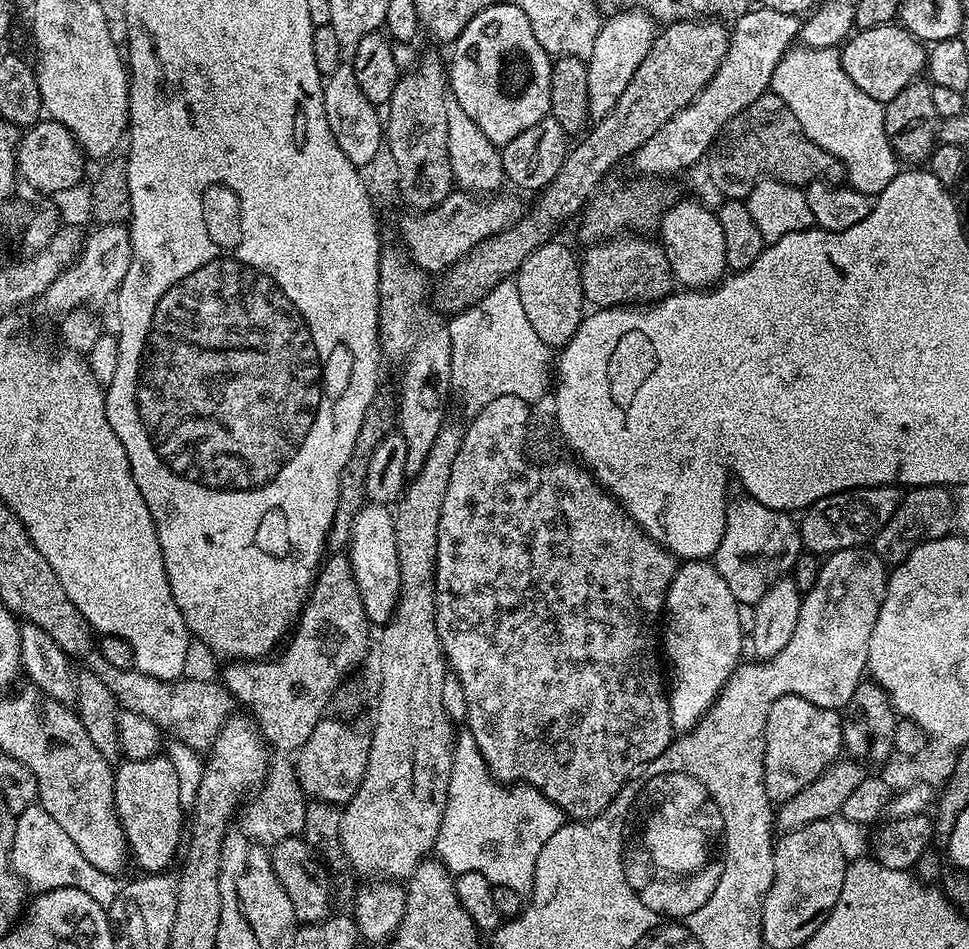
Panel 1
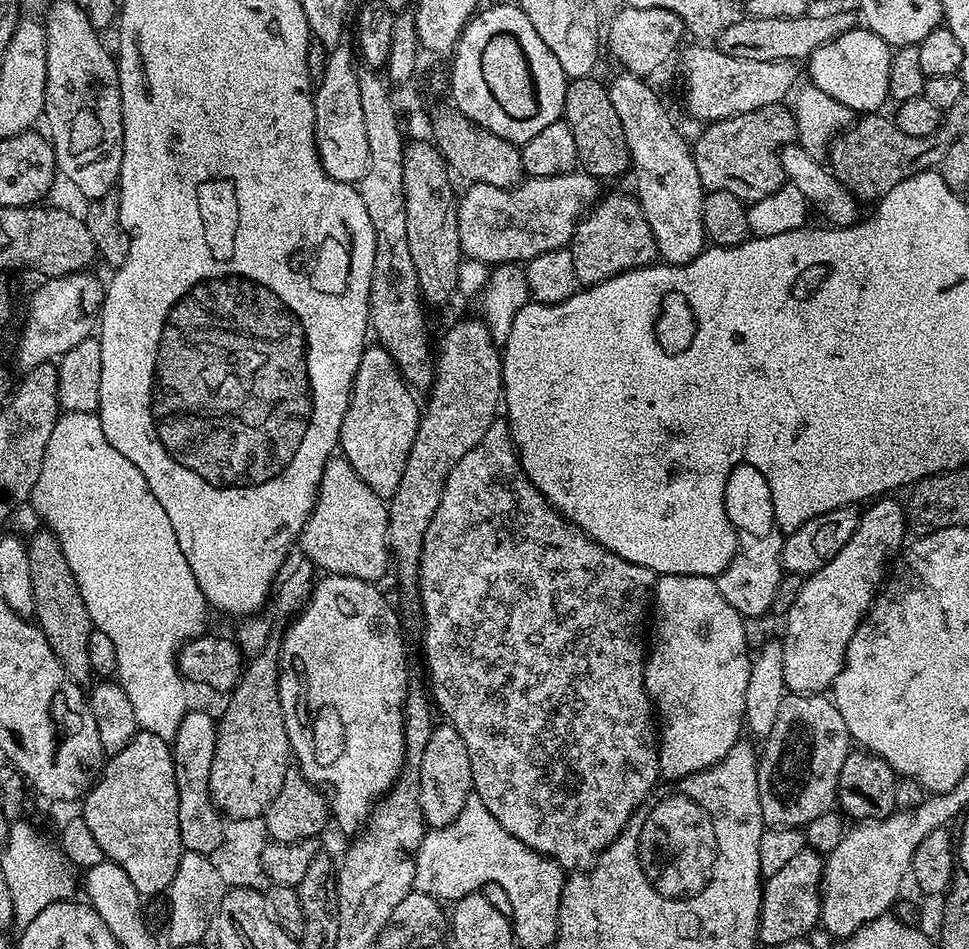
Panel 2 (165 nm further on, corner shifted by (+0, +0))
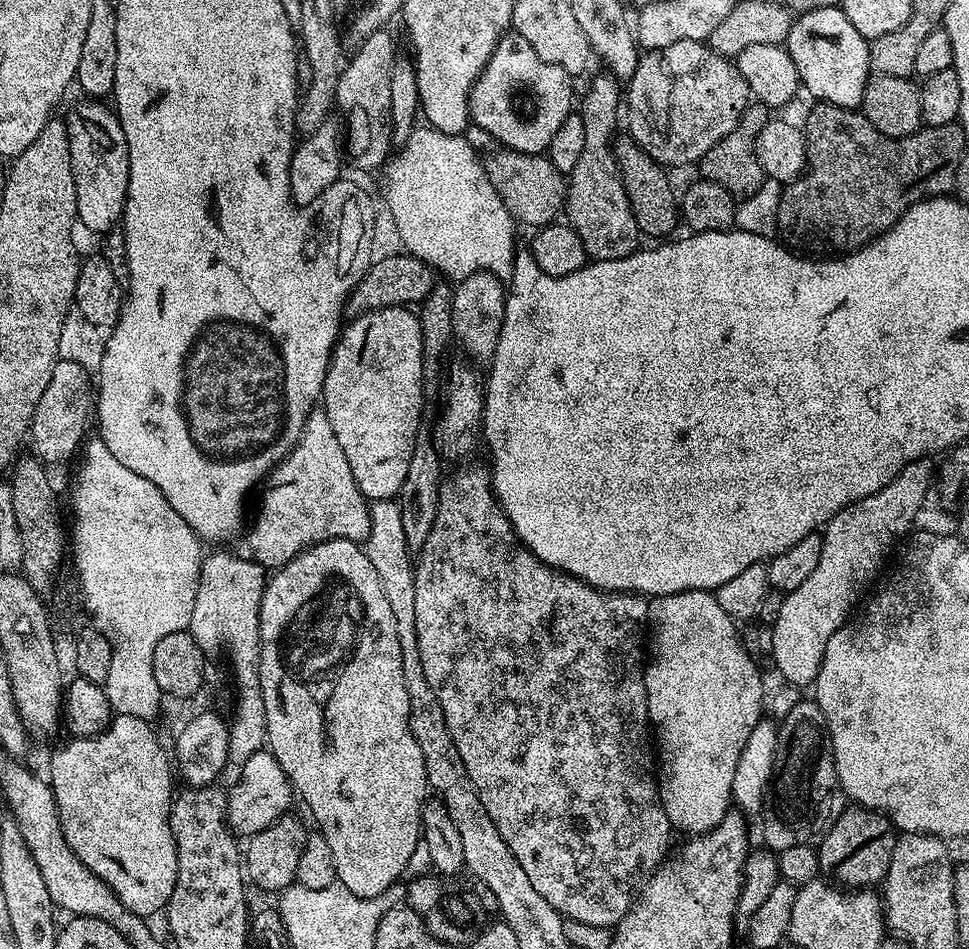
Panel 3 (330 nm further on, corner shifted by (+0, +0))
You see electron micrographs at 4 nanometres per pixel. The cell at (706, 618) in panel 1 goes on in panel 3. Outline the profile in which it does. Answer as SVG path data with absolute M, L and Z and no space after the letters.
M679 592L678 594L666 594L655 597L648 605L648 622L650 629L650 648L652 644L652 661L644 664L644 685L646 686L646 698L648 699L648 719L654 729L654 744L658 749L658 787L660 790L660 805L666 810L666 818L673 829L681 828L684 834L699 834L708 831L722 820L726 813L733 807L732 783L734 782L734 770L738 766L738 754L742 754L742 746L746 746L746 738L750 738L750 730L758 726L758 722L766 712L766 692L764 696L764 680L752 661L746 645L740 641L740 632L737 621L731 620L718 606L715 595L712 592Z

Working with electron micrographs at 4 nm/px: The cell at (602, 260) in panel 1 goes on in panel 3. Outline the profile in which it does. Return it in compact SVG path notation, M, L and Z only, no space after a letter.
M601 71L601 76L596 76L588 84L584 92L584 101L579 101L578 114L582 118L586 129L586 150L578 157L578 163L574 170L567 173L568 198L566 201L566 220L572 229L582 238L582 246L586 246L586 254L593 261L597 260L621 260L631 256L641 247L642 233L634 214L630 210L630 198L624 189L624 183L620 181L618 162L614 151L614 141L617 139L616 111L622 108L622 84L611 72Z

